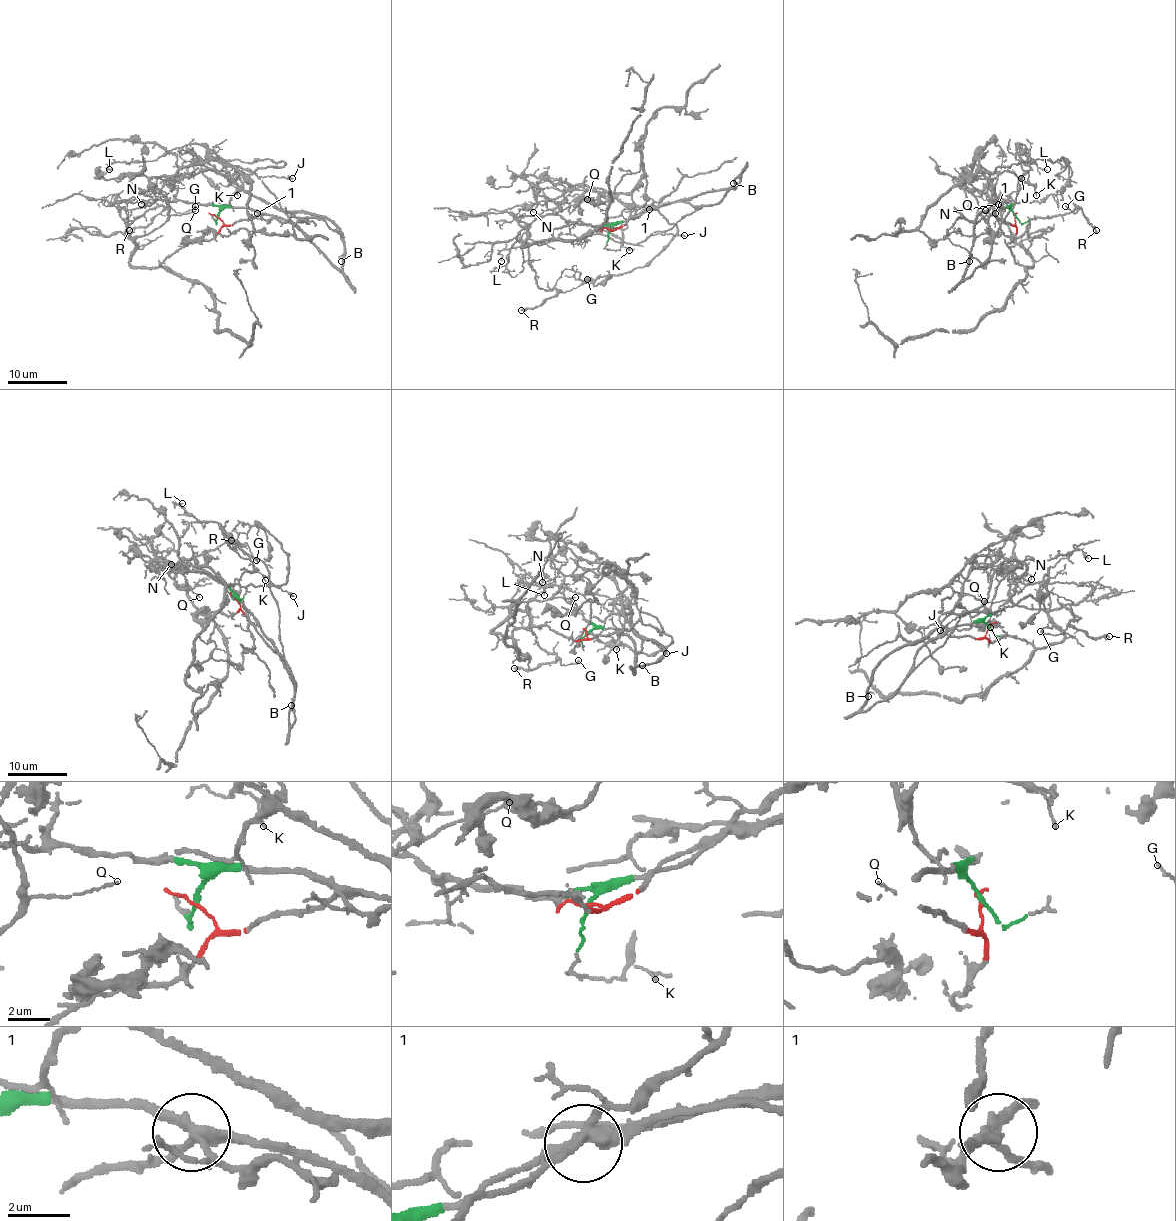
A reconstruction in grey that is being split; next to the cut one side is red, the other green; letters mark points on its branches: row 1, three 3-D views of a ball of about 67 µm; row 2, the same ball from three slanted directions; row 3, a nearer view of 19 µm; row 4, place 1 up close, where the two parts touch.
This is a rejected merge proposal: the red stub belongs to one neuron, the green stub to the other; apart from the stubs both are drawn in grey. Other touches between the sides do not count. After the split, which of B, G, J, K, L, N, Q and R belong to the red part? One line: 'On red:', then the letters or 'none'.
On red: G, Q, R

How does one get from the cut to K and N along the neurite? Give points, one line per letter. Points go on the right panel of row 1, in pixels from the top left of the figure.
K: (1014, 216), (996, 198), (996, 177), (1004, 171), (1013, 171), (1029, 182), (1037, 195)
N: (1014, 216), (1008, 201), (990, 201), (998, 204)

